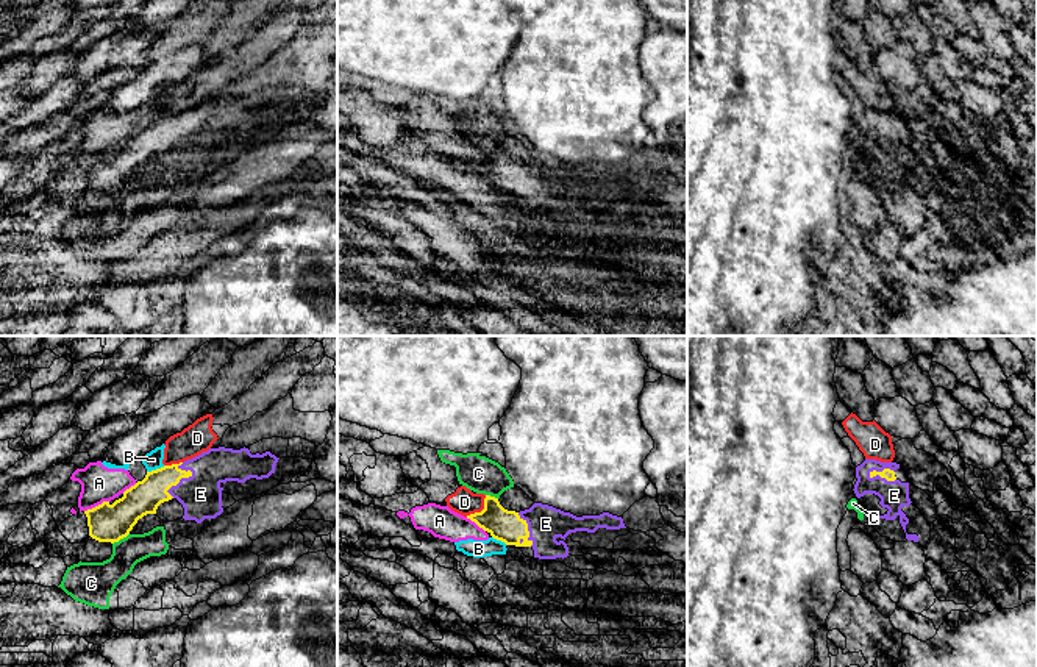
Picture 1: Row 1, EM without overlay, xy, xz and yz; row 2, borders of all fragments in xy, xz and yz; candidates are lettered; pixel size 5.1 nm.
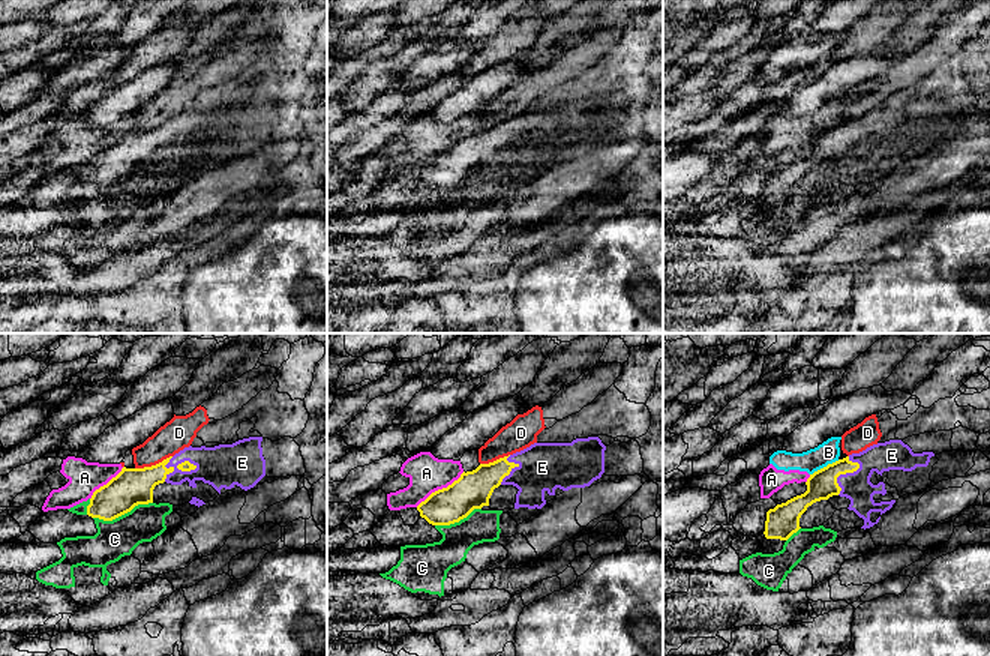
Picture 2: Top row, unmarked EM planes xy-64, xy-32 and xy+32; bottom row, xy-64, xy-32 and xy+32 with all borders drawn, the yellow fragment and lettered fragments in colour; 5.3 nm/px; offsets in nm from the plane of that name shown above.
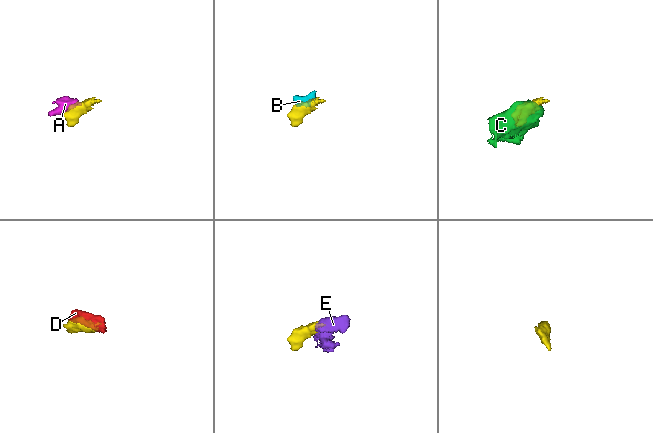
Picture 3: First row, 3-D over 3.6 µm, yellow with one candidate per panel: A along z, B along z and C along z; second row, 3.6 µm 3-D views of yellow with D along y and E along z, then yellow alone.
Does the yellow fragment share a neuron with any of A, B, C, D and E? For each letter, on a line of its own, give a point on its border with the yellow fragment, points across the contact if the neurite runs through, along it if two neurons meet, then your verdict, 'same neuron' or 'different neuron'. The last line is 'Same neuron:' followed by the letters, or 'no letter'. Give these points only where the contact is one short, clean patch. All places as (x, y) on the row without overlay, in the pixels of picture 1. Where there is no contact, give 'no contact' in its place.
A: xy (96, 156) | along xy (108, 150), (85, 161) | different neuron
B: xy (155, 121) | along xy (164, 116), (147, 122) | different neuron
C: xy (121, 188) | different neuron
D: xz (481, 161) | along xz (486, 146), (484, 156), (466, 166) | different neuron
E: xy (185, 127) | across xy (144, 147), (158, 136), (185, 127), (200, 144) | same neuron
Same neuron: E

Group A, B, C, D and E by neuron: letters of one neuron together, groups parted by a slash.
A B / C / D / E

